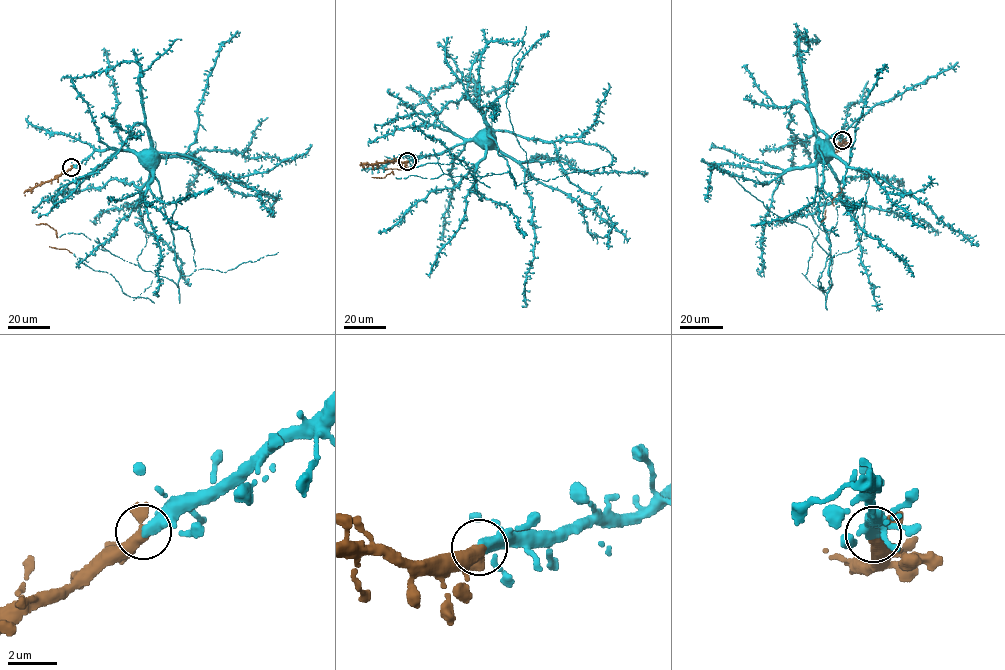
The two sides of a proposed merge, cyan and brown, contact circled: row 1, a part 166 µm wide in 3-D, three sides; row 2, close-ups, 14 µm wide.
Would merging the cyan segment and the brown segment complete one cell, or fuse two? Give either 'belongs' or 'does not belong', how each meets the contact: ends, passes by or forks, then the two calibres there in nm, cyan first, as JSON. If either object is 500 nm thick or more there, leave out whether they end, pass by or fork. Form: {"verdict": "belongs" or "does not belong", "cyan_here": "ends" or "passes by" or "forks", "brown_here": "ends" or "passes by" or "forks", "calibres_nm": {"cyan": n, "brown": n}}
{"verdict": "belongs", "cyan_here": "passes by", "brown_here": "passes by", "calibres_nm": {"cyan": 320, "brown": 340}}

